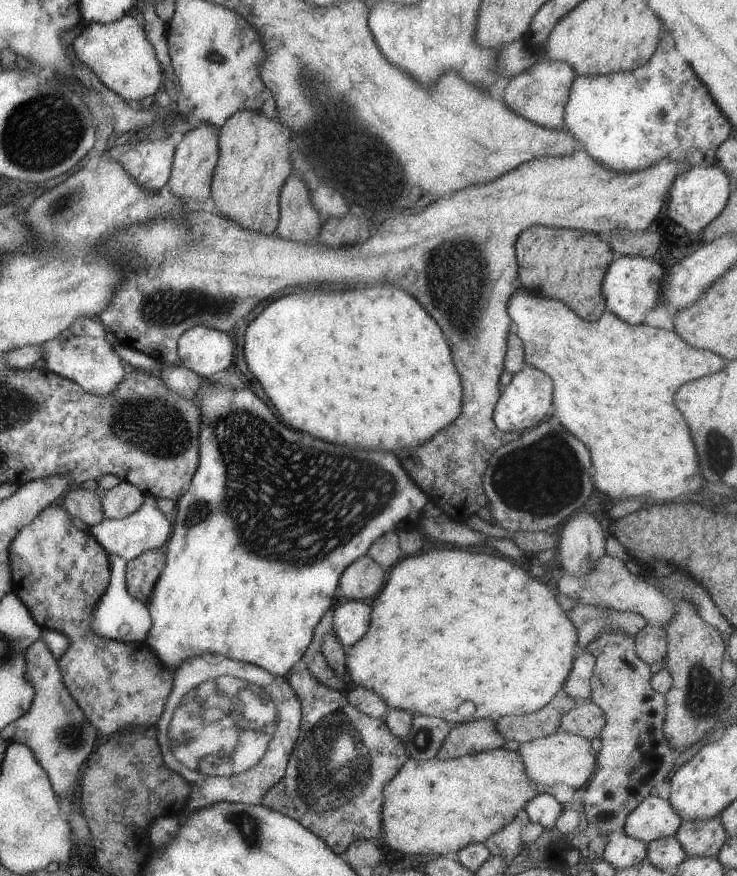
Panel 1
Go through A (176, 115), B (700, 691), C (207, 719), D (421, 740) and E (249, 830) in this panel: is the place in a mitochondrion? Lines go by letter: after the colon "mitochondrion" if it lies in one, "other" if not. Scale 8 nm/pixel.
A: other
B: mitochondrion
C: mitochondrion
D: mitochondrion
E: mitochondrion

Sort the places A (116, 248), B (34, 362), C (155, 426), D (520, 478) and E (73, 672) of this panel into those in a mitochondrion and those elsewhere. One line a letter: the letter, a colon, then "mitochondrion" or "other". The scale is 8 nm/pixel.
A: other
B: other
C: mitochondrion
D: mitochondrion
E: other

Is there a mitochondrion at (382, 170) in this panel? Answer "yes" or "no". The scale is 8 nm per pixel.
yes

